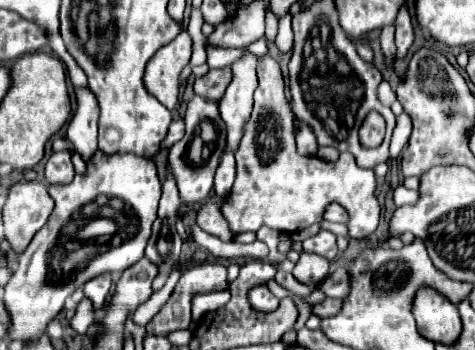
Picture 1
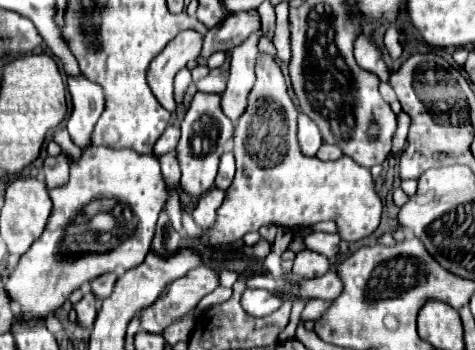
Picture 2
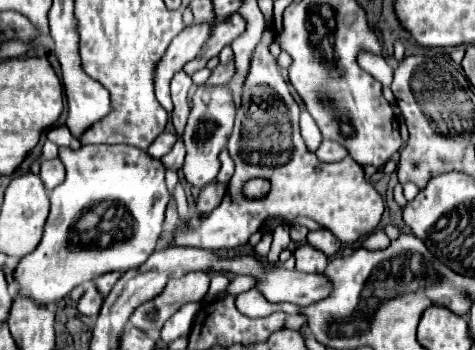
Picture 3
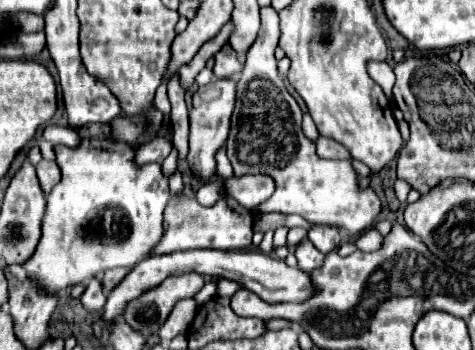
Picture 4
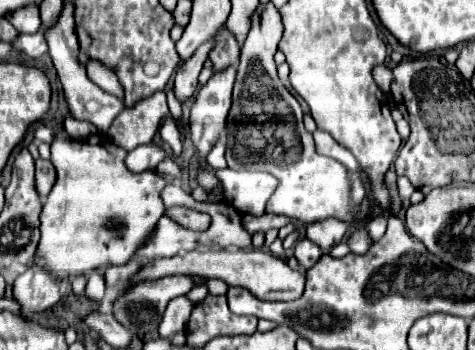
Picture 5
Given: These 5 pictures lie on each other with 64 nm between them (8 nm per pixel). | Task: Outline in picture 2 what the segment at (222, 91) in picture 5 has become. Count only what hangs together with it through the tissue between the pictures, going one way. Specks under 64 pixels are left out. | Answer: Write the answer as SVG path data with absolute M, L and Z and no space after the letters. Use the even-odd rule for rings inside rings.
M196 92L180 128L182 128L182 138L178 142L178 160L180 160L180 168L182 168L180 188L184 192L188 192L190 196L200 196L202 192L206 192L214 186L214 178L218 172L218 160L224 152L226 142L234 134L234 124L222 112L220 94Z

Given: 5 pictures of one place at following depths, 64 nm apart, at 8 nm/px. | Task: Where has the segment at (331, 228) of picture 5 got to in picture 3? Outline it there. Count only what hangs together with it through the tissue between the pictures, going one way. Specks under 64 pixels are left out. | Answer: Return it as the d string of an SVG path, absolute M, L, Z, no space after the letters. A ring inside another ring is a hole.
M316 230L316 232L310 232L308 234L308 244L322 250L326 256L334 256L340 252L342 248L342 242L336 240L336 236L328 230Z

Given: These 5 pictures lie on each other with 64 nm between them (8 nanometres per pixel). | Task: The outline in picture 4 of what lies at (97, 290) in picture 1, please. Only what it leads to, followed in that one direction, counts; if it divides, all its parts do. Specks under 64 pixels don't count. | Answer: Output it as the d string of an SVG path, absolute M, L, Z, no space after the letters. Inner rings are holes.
M112 268L112 270L104 272L104 276L102 276L104 292L112 292L112 288L116 288L116 284L120 284L120 280L122 280L130 270L132 270L132 268Z

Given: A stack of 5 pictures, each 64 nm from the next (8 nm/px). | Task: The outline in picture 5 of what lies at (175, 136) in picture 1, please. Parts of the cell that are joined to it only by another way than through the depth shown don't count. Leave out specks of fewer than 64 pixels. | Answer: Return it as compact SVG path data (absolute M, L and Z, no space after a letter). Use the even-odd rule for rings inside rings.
M144 144L144 146L130 150L124 162L126 162L126 168L132 172L146 172L146 170L154 170L164 156L166 156L166 152L160 146Z

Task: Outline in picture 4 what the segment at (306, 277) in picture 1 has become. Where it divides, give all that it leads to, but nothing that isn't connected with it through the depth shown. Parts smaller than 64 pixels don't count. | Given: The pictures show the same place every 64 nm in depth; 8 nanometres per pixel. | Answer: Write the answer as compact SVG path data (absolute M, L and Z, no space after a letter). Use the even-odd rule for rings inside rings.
M302 240L296 246L296 258L298 258L298 268L304 272L312 272L314 268L318 268L324 260L324 254L314 248L314 244L310 240Z

